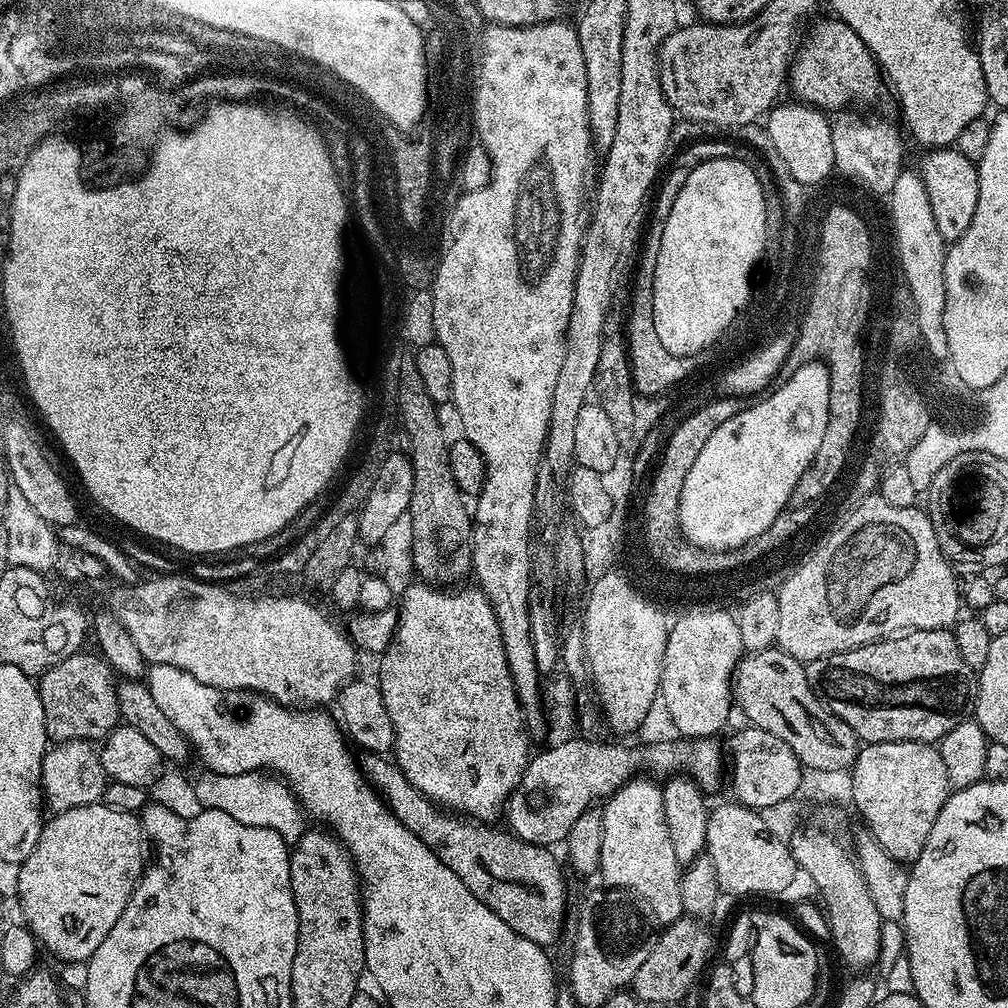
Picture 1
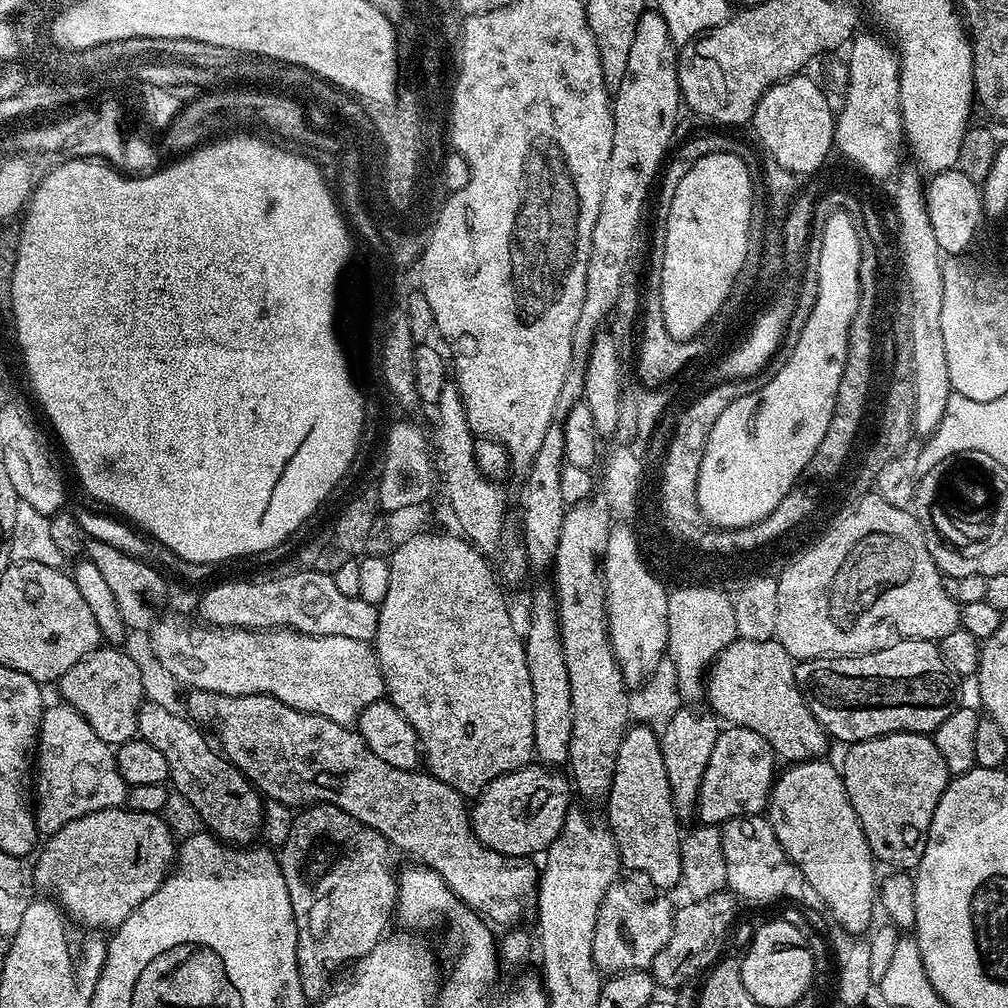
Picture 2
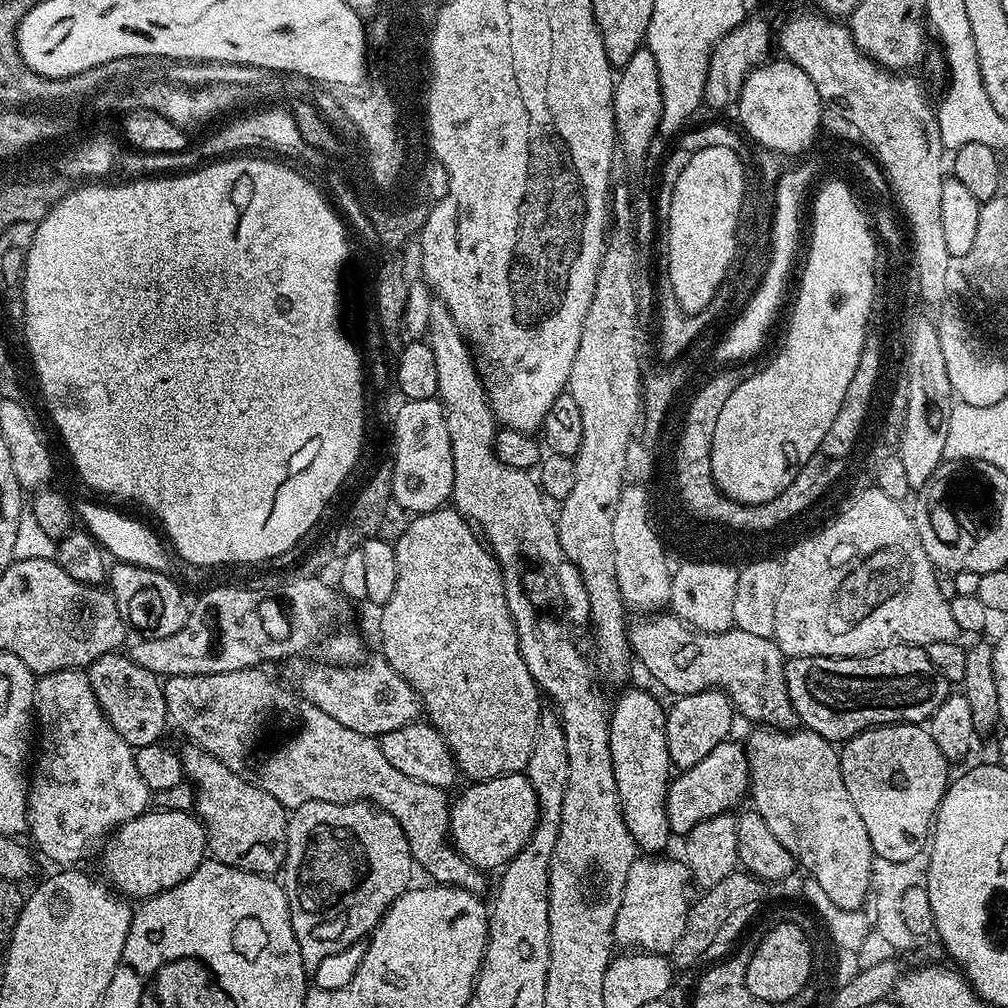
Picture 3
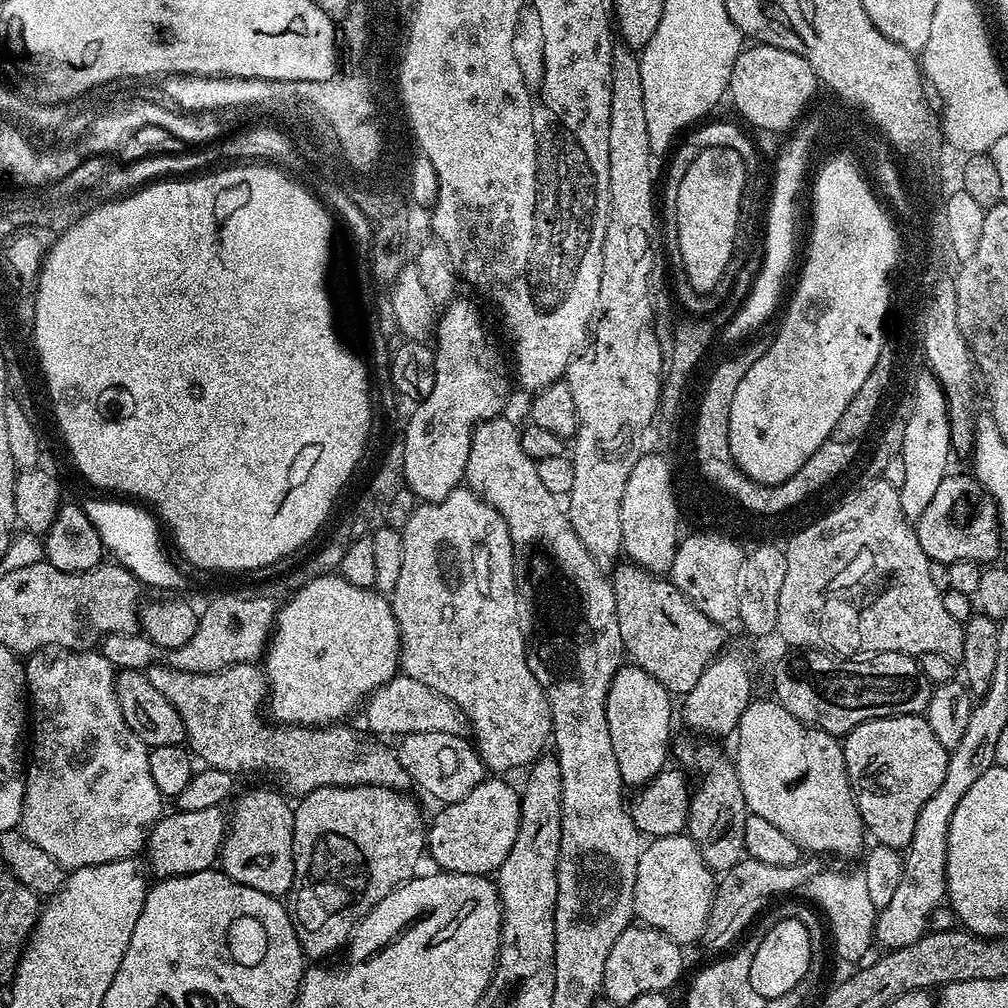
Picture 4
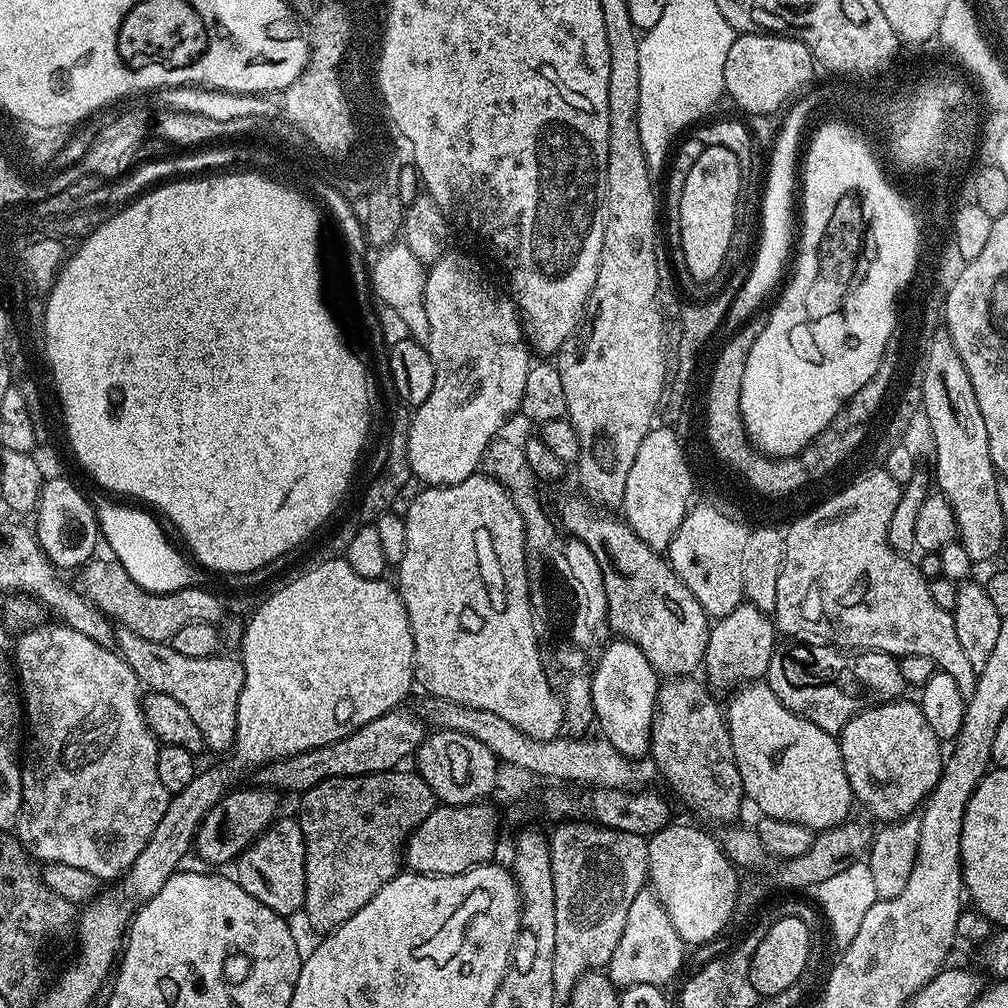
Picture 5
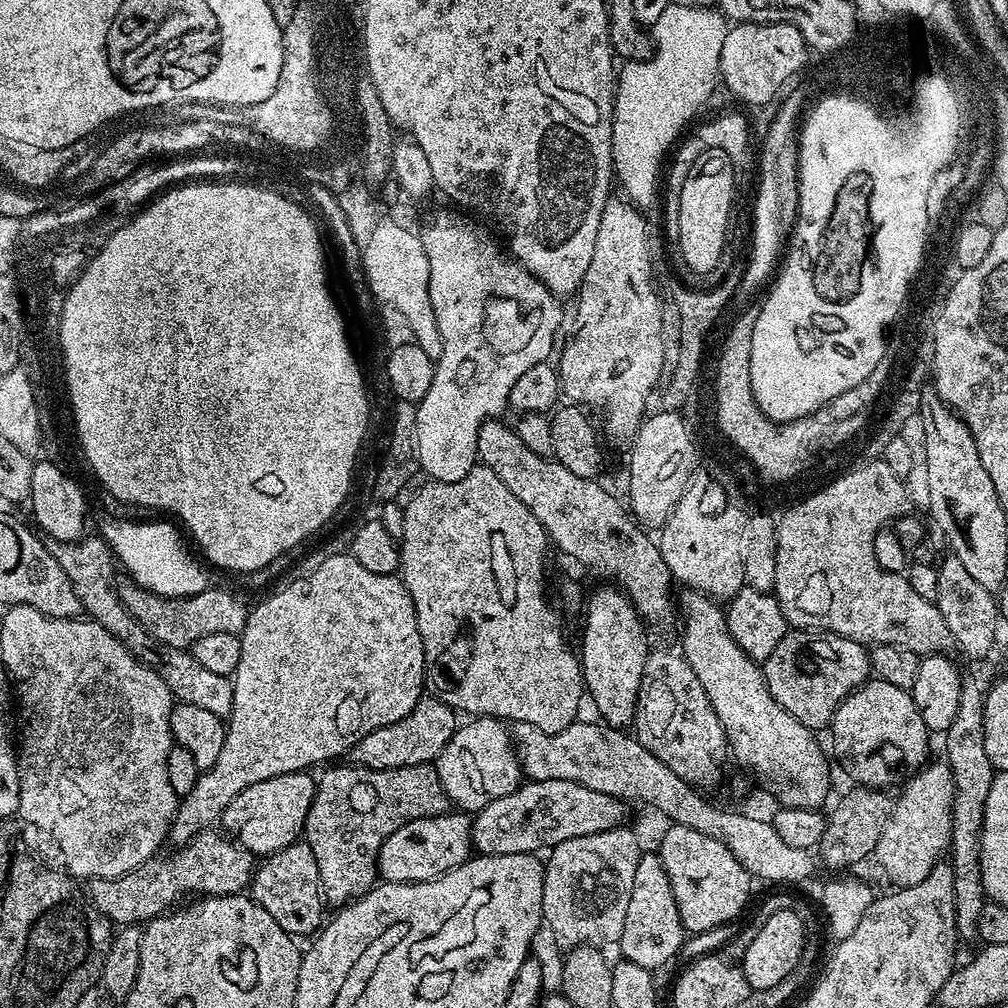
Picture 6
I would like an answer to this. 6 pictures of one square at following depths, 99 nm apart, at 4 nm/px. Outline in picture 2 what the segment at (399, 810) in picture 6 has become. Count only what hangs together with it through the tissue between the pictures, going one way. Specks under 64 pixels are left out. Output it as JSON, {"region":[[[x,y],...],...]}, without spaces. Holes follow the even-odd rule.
{"region":[[[315,803],[295,813],[288,840],[279,849],[278,859],[282,878],[286,878],[286,890],[290,890],[290,906],[294,910],[298,934],[298,974],[309,1001],[321,999],[329,991],[332,975],[351,960],[363,960],[389,931],[388,923],[393,923],[398,903],[398,880],[394,872],[392,876],[392,860],[388,852],[390,845],[382,834],[367,828],[338,806]]]}

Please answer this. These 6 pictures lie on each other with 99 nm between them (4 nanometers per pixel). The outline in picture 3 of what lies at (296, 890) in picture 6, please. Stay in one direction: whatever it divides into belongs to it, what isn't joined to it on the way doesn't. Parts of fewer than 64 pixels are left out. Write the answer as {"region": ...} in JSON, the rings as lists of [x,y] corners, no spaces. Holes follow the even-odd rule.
{"region":[[[188,742],[179,749],[180,761],[184,767],[184,775],[190,781],[192,791],[196,794],[196,803],[194,805],[195,815],[200,818],[200,825],[204,827],[204,833],[208,839],[206,849],[207,855],[213,860],[222,862],[226,866],[234,866],[238,870],[246,870],[247,872],[257,872],[259,876],[272,876],[279,873],[284,867],[284,855],[286,854],[286,846],[288,845],[288,818],[289,813],[273,798],[272,795],[266,794],[266,790],[262,790],[258,786],[254,786],[250,782],[246,782],[246,778],[242,778],[238,774],[234,774],[234,770],[230,770],[222,762],[218,762],[218,758],[214,758],[206,750],[202,750],[194,743]]]}

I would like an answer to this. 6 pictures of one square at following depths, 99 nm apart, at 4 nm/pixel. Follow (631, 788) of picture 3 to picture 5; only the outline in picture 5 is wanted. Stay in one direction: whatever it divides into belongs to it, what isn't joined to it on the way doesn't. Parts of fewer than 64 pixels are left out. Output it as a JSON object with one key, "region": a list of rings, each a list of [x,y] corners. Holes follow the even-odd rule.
{"region":[[[616,638],[605,644],[596,661],[592,672],[592,708],[596,711],[598,728],[600,724],[599,735],[631,760],[639,761],[649,755],[661,683],[661,677],[650,666],[646,654],[629,640]]]}

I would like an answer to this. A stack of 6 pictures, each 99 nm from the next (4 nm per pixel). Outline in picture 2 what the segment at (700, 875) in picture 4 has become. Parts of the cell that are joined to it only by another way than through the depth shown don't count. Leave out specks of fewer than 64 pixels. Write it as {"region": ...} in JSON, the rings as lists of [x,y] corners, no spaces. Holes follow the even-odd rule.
{"region":[[[614,886],[608,891],[594,926],[594,962],[596,969],[608,976],[635,968],[651,969],[654,958],[658,958],[658,950],[670,942],[672,933],[674,904],[668,900],[639,900],[636,896],[627,900],[627,890],[620,887]]]}

